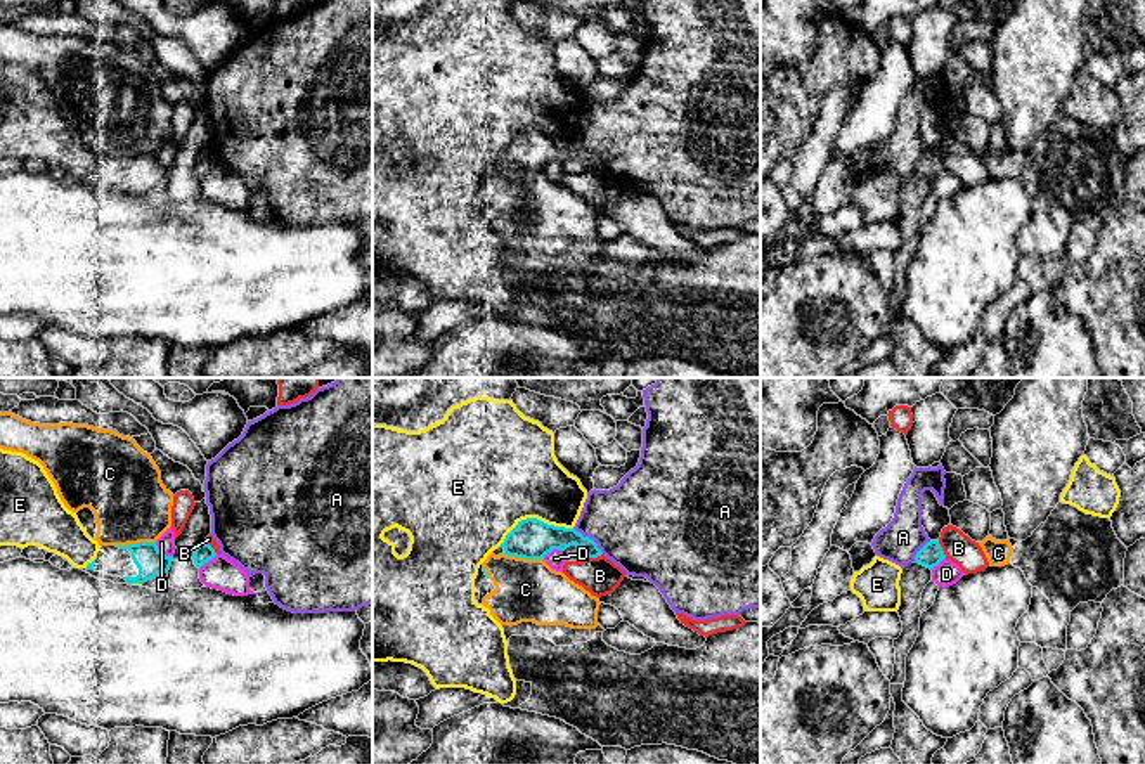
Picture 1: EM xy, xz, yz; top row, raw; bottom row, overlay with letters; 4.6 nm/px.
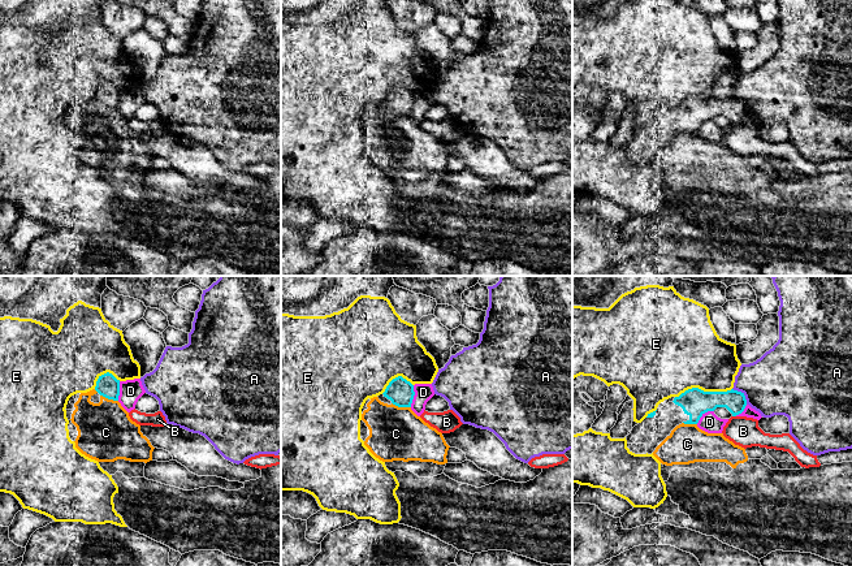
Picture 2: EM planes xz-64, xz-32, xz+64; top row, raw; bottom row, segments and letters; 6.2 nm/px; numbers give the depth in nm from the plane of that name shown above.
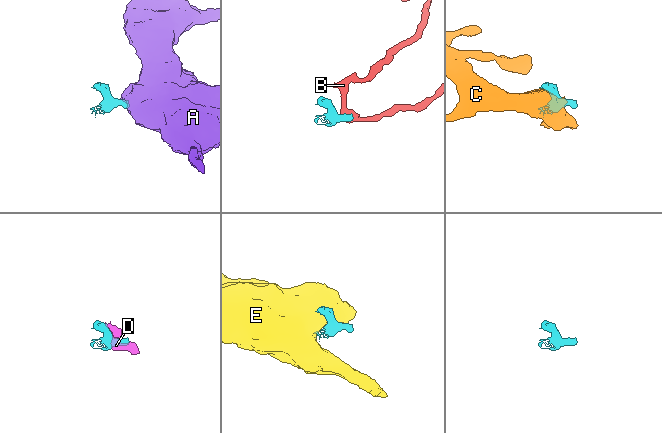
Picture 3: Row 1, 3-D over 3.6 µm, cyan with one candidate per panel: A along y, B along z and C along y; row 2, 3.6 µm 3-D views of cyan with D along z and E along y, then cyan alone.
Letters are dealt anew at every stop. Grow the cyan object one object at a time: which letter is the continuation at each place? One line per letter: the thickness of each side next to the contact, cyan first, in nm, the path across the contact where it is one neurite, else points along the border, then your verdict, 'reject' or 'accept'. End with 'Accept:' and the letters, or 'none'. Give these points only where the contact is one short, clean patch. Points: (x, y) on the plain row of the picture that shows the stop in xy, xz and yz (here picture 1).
A: calibres 180 and 420 nm; border xz (574, 139), (588, 148), (603, 165); reject
B: calibres 110 and 140 nm; border yz (937, 153), (946, 168); reject
C: calibres 190 and 280 nm; reject
D: calibres 140 and 80 nm; reject
E: calibres 190 and 460 nm; reject
Accept: none

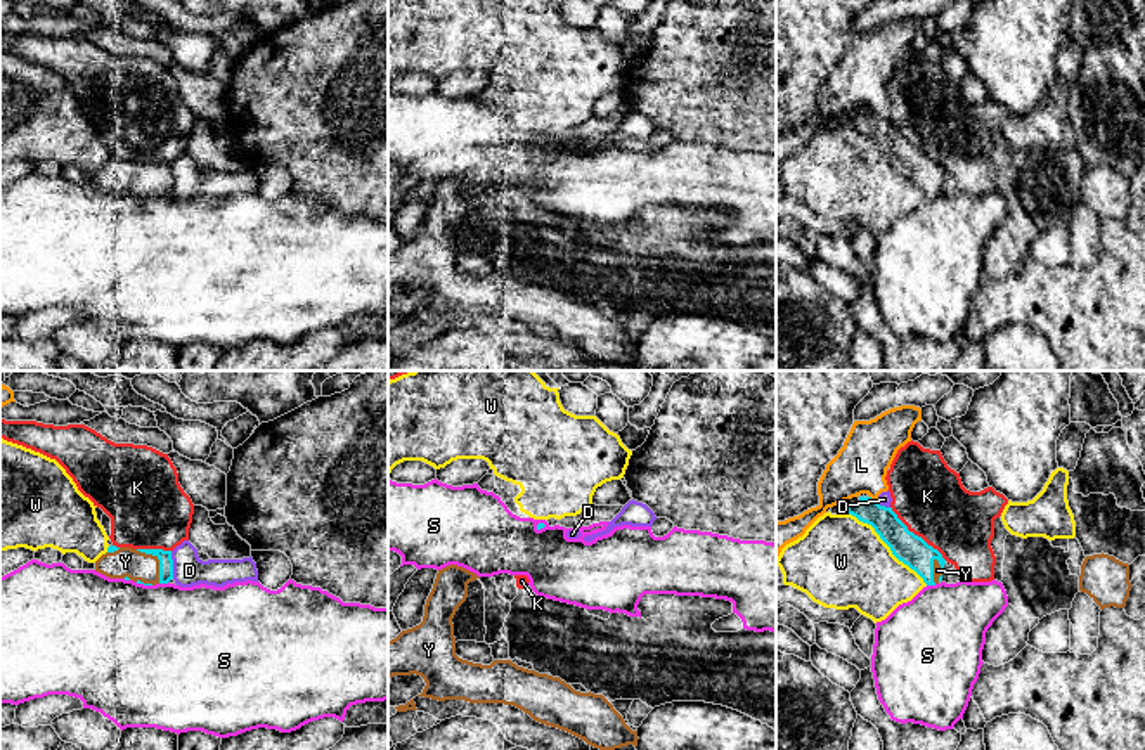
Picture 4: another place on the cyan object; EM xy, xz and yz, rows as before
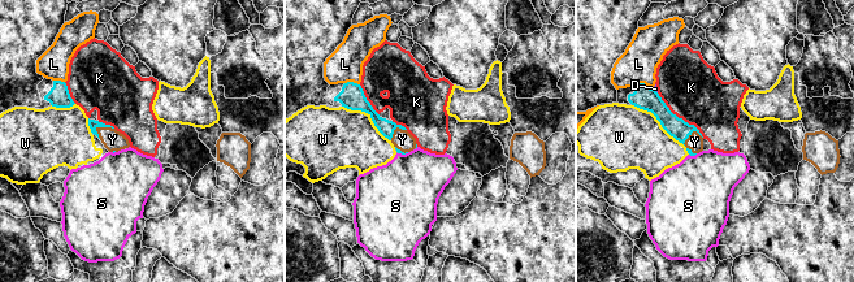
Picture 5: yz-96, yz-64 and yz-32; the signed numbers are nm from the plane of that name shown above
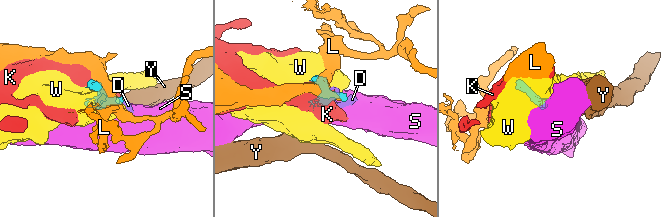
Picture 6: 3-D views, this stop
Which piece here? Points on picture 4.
D: calibres 60 and 150 nm; reject
K: calibres 140 and 340 nm; reject
L: calibres 130 and 240 nm; border yz (870, 108), (875, 113); reject
S: calibres 60 and 480 nm; reject
W: calibres 140 and 420 nm; reject
Y: calibres 60 and 140 nm; way xy (165, 168), (158, 170), (125, 174); accept
Accept: Y

